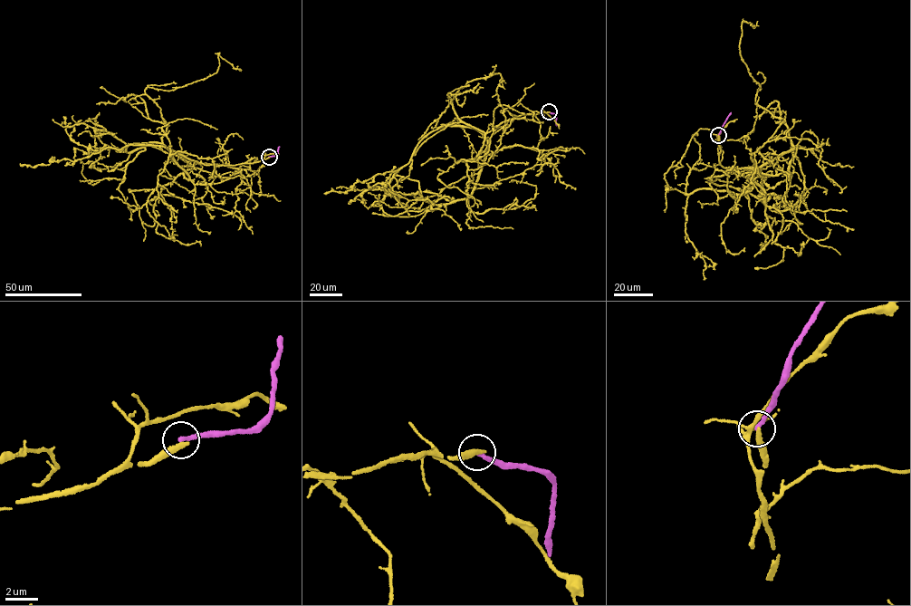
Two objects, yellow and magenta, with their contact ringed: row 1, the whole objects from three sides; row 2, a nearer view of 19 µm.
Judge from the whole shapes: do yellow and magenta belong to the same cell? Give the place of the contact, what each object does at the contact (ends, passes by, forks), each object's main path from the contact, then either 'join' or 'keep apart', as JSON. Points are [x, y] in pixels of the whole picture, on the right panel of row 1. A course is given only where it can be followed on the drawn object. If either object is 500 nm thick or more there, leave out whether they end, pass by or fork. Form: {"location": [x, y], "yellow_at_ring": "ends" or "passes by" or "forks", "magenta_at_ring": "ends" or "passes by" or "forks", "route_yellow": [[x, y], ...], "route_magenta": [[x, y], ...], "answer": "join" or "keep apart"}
{"location": [718, 135], "yellow_at_ring": "ends", "magenta_at_ring": "ends", "route_yellow": [[718, 135], [733, 171], [793, 148], [740, 54], [742, 22], [759, 25]], "route_magenta": [[718, 135], [731, 112]], "answer": "keep apart"}

